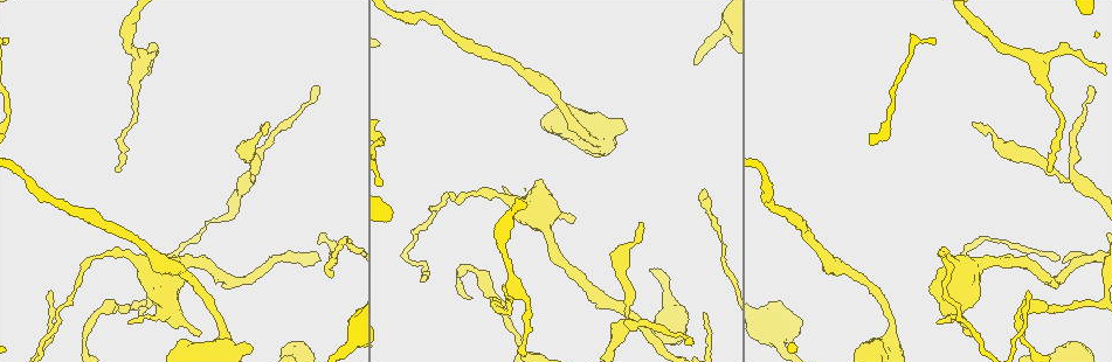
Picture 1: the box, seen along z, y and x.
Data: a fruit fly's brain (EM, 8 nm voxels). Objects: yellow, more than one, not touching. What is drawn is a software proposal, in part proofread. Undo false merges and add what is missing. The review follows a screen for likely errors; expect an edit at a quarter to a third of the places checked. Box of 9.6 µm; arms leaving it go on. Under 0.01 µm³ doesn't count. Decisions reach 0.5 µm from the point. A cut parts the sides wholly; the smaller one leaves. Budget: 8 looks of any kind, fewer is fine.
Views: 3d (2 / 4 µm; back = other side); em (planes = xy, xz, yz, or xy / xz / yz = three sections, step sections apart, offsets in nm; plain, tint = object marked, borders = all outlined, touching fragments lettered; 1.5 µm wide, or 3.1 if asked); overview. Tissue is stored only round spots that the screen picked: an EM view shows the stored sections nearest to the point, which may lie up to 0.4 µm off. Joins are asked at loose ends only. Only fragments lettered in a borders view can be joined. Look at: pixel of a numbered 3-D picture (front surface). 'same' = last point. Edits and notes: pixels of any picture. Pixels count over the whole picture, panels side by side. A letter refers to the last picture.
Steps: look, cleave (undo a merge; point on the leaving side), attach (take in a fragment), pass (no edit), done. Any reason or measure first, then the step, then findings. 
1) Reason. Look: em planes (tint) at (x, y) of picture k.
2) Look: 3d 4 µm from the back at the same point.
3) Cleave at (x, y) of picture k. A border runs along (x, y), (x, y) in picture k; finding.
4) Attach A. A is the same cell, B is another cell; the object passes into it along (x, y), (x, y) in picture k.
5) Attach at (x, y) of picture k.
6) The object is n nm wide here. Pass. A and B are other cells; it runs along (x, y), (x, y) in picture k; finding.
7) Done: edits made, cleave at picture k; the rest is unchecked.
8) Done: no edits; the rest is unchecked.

Look: 3d 4 µm from the back at (318, 85) of picture 1.

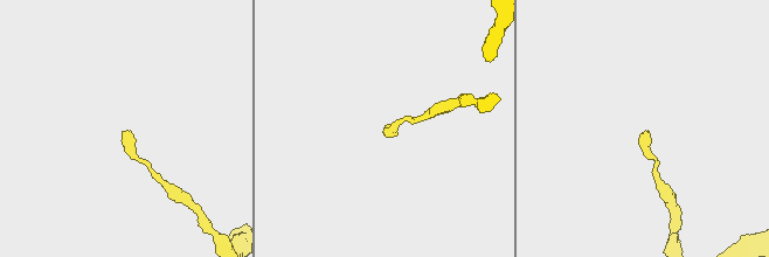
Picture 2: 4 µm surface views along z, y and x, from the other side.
Need the tissue. Look: em planes (borders) at (384, 130) of picture 2.

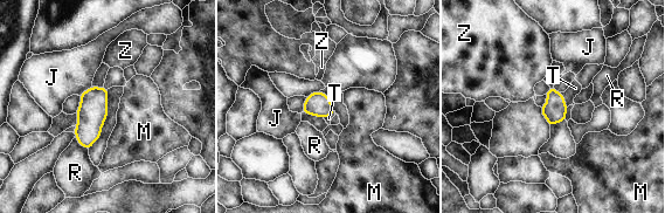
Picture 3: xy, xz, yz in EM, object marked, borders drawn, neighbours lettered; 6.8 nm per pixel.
The longest contact is with R, 140 nm. Attach T. T is the same cell, J, M, R and Z are other cells; the object passes into it along (554, 110), (563, 100), (575, 88) in picture 3; it goes on there.

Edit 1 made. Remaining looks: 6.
Look: overview.

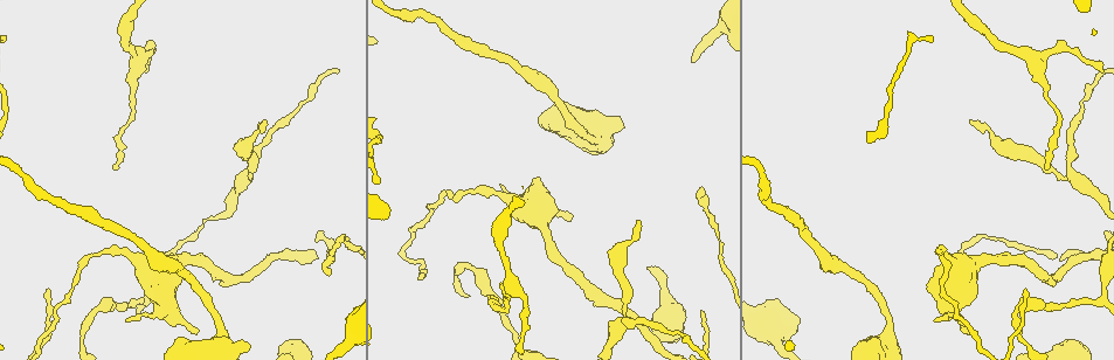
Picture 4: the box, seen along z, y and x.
Two arms in line, one across. Look: em planes (borders) at (247, 176) of picture 4.

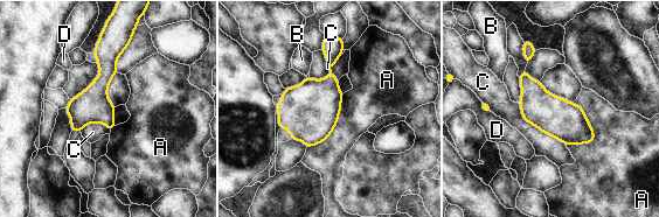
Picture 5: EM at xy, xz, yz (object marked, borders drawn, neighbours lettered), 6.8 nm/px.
Pass. A, B, C and D are other cells; all the same neuron.

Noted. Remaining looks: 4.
An open end. Look: 3d 4 µm at (1060, 258) of picture 4.

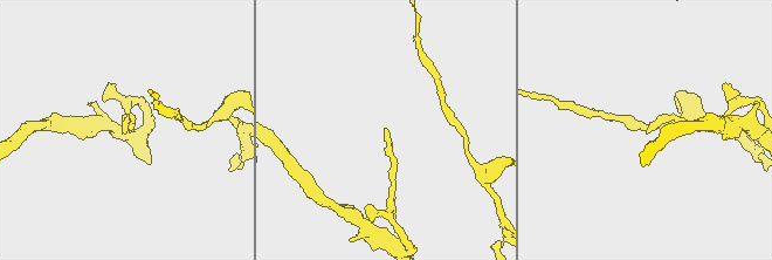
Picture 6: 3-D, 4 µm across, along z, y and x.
Need the tissue. Look: em yz step 4 (tint) at (122, 133) of picture 6.

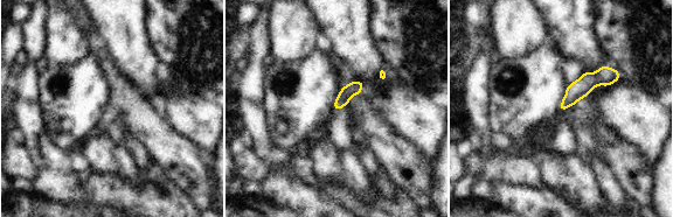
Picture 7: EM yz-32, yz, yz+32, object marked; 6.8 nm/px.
Cut it another way. Look: em planes (borders) at the same point.

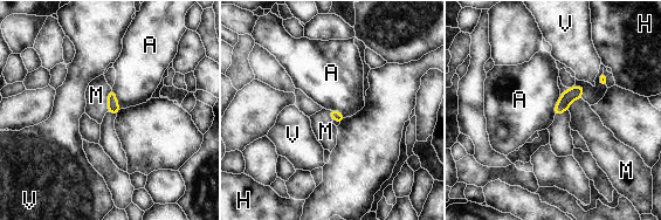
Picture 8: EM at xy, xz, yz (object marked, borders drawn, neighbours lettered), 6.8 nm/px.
Pass. A, H, M and V are other cells; a border runs along (111, 89), (108, 95), (107, 111) in picture 8; none of them fits.

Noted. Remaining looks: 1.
Done: edits made, attach at picture 3; the rest is unchecked.

